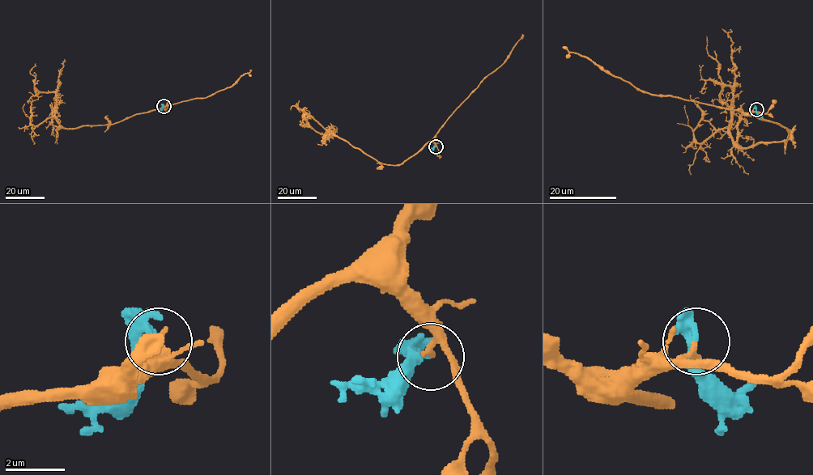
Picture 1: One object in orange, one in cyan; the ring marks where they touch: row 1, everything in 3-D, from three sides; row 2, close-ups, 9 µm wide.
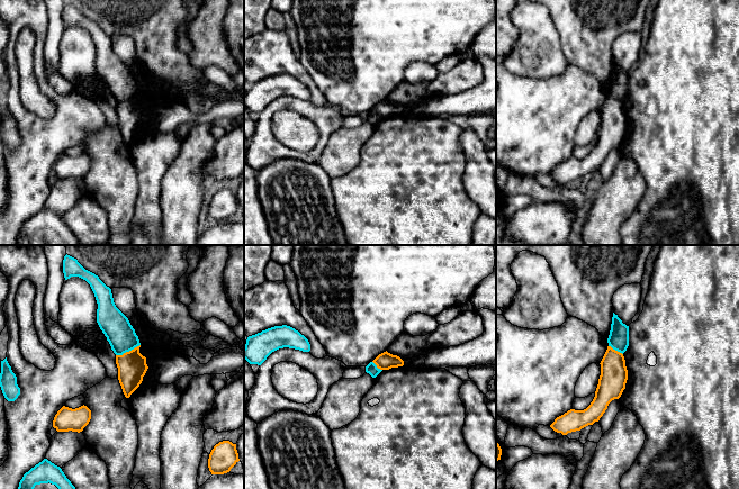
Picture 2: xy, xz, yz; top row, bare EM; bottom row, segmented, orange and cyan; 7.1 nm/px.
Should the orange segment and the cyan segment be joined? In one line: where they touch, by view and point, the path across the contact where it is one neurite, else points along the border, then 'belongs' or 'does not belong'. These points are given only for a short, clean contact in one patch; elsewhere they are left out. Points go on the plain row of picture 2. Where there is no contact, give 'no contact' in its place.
xy (127, 100) | along xy (140, 92), (116, 103) | does not belong

